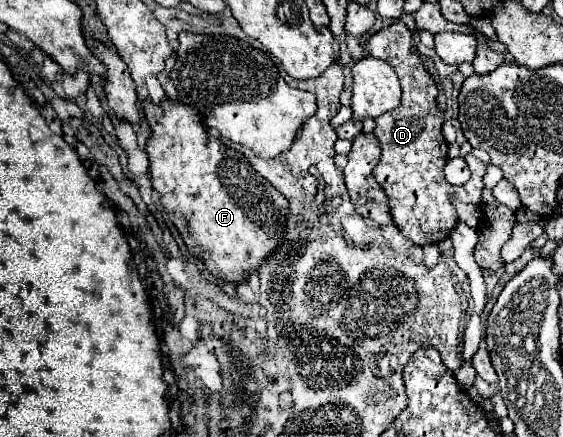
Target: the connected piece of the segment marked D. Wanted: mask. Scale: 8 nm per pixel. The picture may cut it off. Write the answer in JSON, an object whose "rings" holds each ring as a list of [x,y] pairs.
{"rings":[[[394,21],[390,27],[380,29],[366,43],[366,51],[372,57],[384,59],[394,67],[402,85],[400,105],[376,119],[374,135],[380,143],[382,157],[374,169],[374,177],[388,195],[388,205],[392,207],[392,217],[398,229],[422,247],[426,243],[444,241],[458,223],[458,213],[452,205],[452,199],[474,205],[480,203],[486,167],[472,154],[468,154],[465,161],[472,171],[472,177],[466,185],[454,187],[446,181],[444,165],[448,159],[448,143],[442,137],[444,113],[436,107],[438,89],[432,75],[424,69],[420,57],[412,53],[412,47],[412,33],[404,21]]]}

